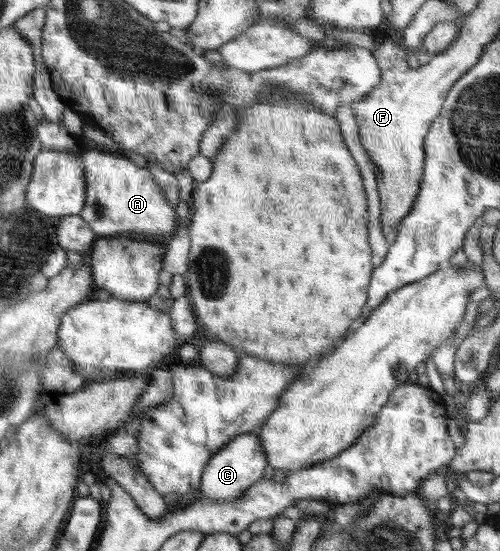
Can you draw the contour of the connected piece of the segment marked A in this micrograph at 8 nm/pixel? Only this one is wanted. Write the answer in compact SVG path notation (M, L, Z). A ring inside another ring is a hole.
M82 147L80 159L85 176L85 205L79 215L97 237L134 236L166 241L176 232L179 218L161 194L156 179L146 167L139 167L126 155L103 148Z

